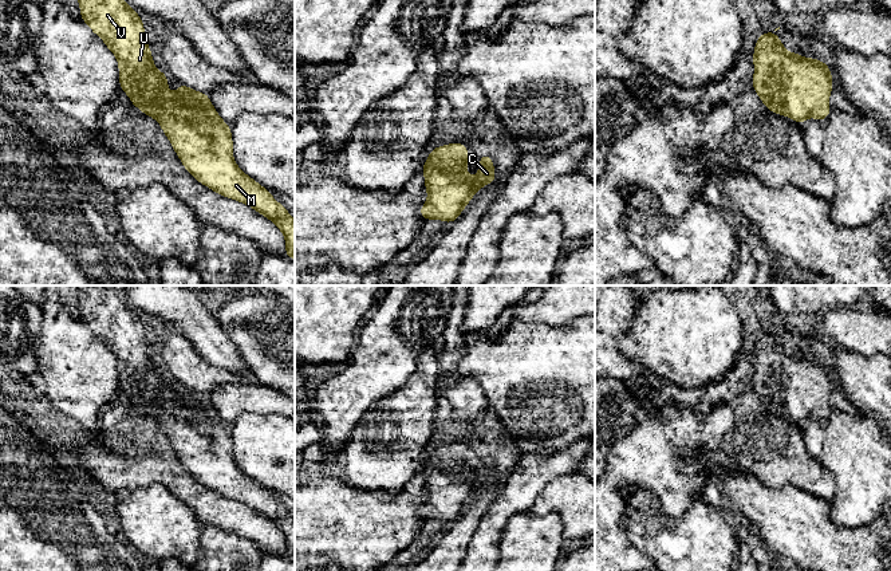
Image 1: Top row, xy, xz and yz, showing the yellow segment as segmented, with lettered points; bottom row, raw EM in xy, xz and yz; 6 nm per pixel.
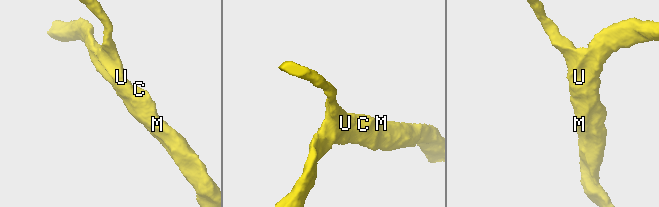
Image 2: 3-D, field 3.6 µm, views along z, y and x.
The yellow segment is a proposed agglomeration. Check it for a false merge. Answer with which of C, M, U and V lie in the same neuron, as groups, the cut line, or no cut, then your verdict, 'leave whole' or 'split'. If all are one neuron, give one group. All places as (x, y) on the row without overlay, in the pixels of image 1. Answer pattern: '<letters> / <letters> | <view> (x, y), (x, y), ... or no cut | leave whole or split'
C M U V | no cut | leave whole

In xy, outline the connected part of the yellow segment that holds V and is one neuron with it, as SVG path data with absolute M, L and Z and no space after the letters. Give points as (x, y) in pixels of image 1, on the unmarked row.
M78 286L76 299L80 304L82 320L117 357L119 389L129 395L133 406L159 422L162 432L186 472L217 495L240 501L273 521L285 537L287 551L284 556L295 560L295 520L289 516L287 508L272 497L267 488L243 473L236 465L232 456L230 425L221 420L210 402L209 394L198 393L182 383L177 385L177 394L166 393L169 387L166 373L157 371L154 367L150 346L145 339L145 324L138 312L126 304L118 291L109 286L103 288Z

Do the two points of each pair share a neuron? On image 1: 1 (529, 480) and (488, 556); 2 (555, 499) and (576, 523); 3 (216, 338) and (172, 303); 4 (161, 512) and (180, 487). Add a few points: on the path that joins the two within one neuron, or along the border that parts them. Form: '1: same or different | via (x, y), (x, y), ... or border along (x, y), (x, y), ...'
1: same | via (512, 499), (495, 519), (488, 538)
2: same | via (560, 504), (574, 518)
3: same | via (205, 327), (182, 307)
4: different | border along (144, 487), (153, 484), (164, 485), (196, 518)

